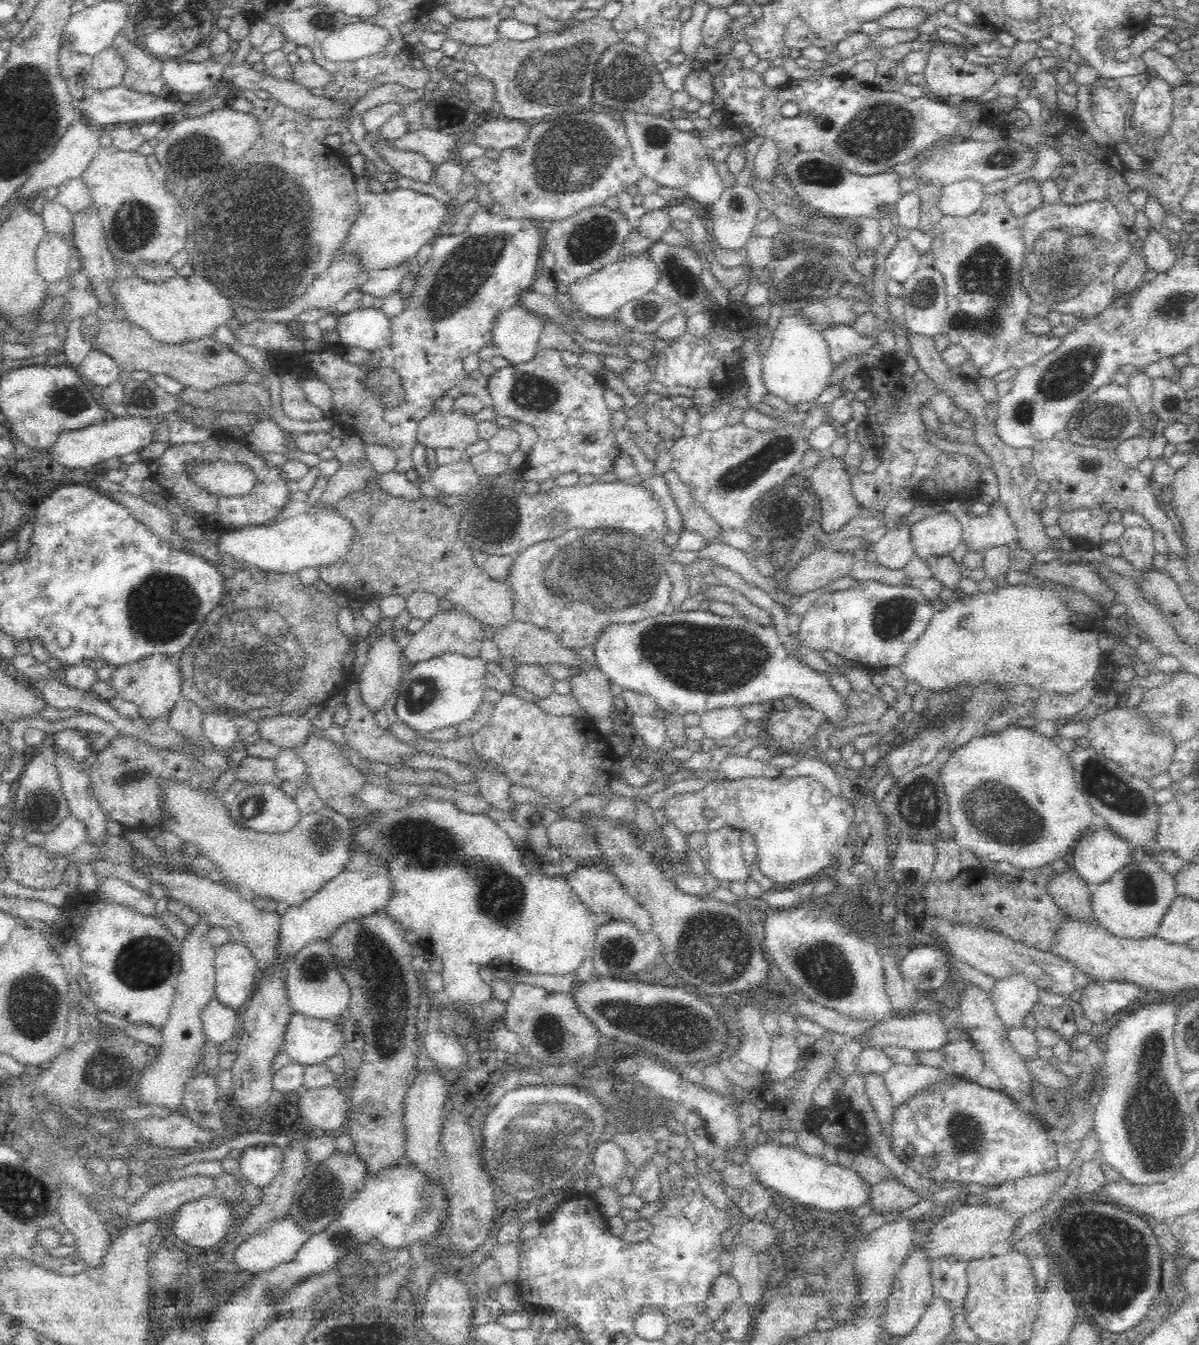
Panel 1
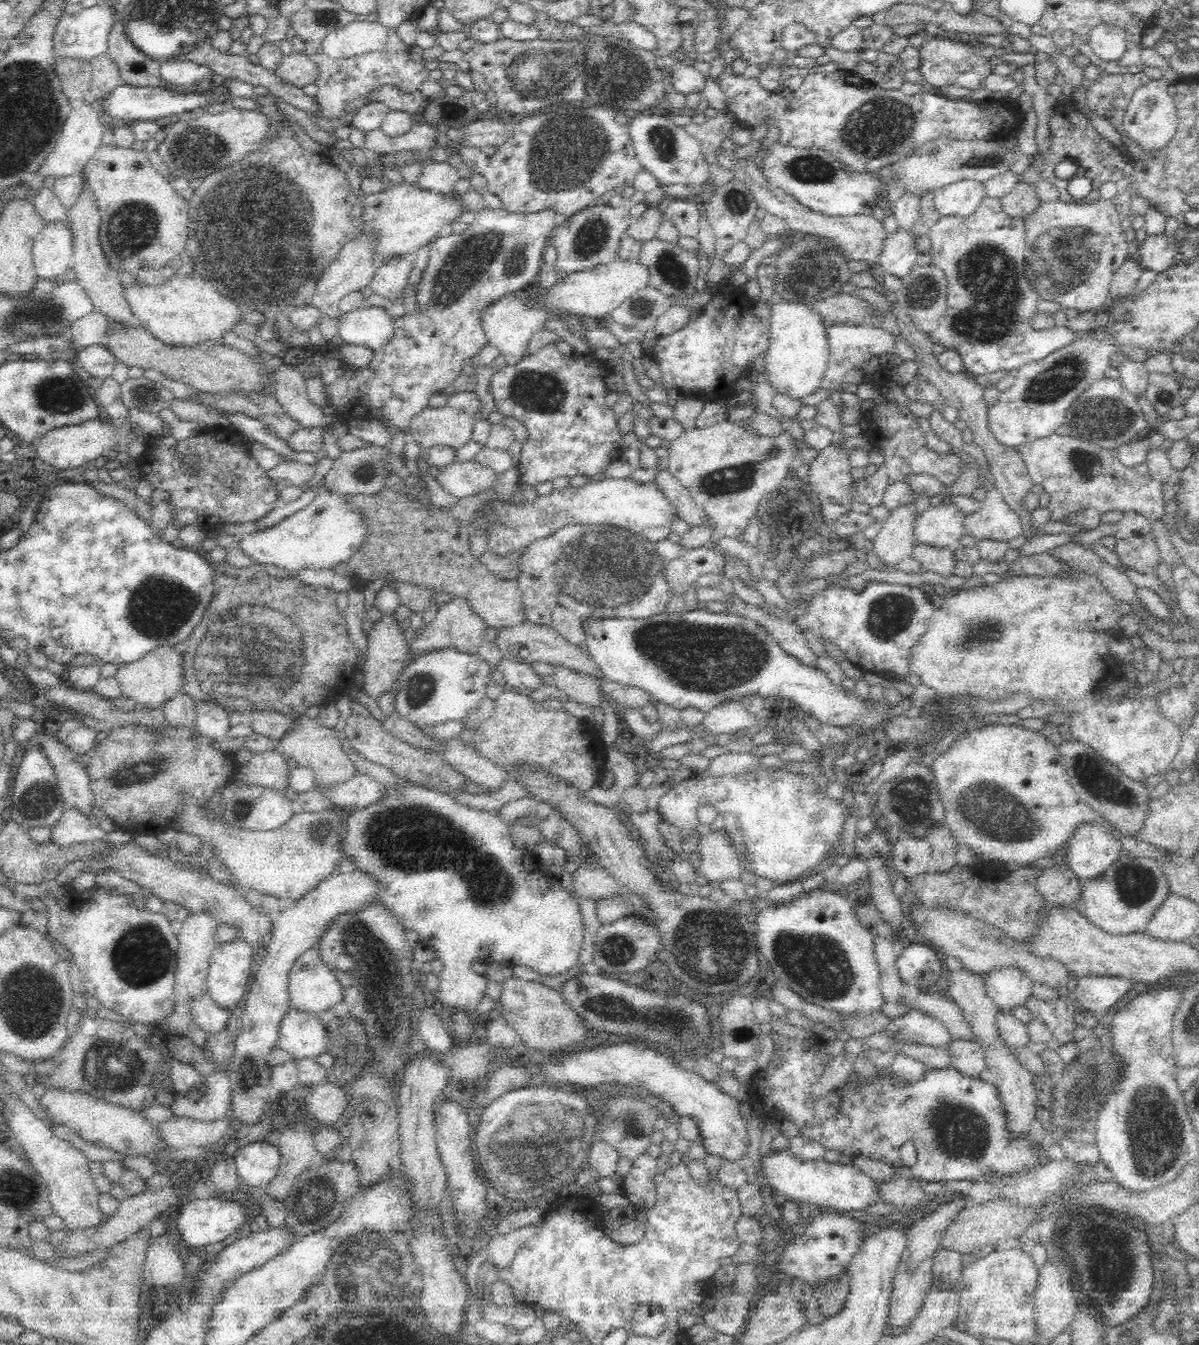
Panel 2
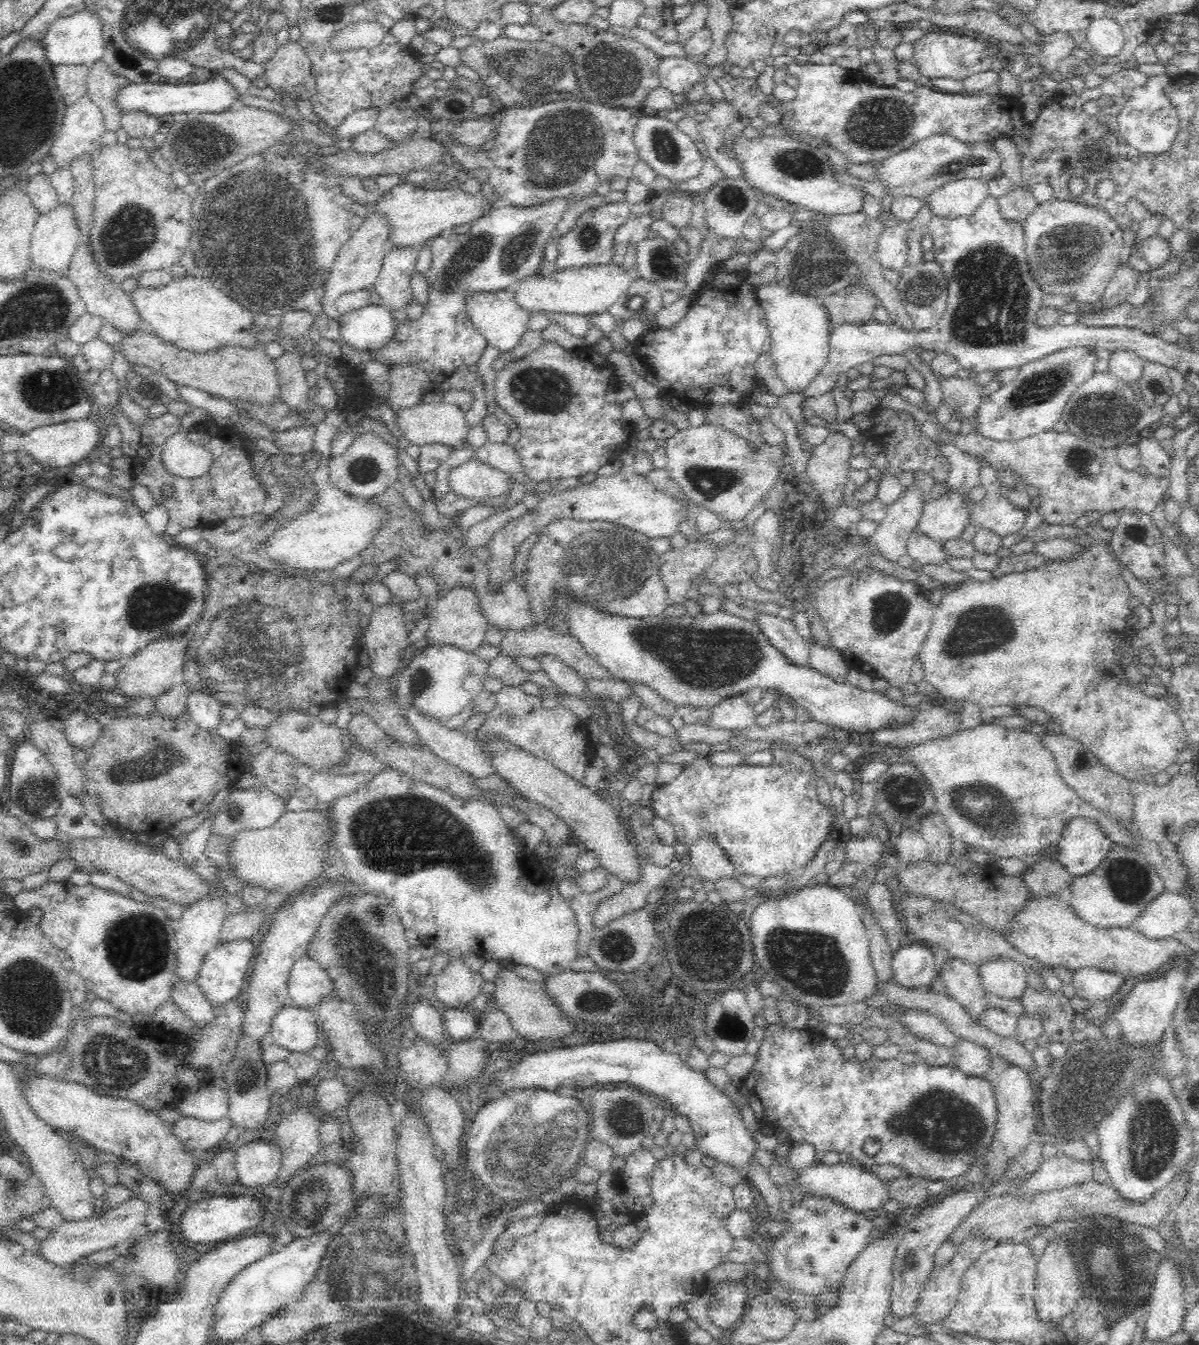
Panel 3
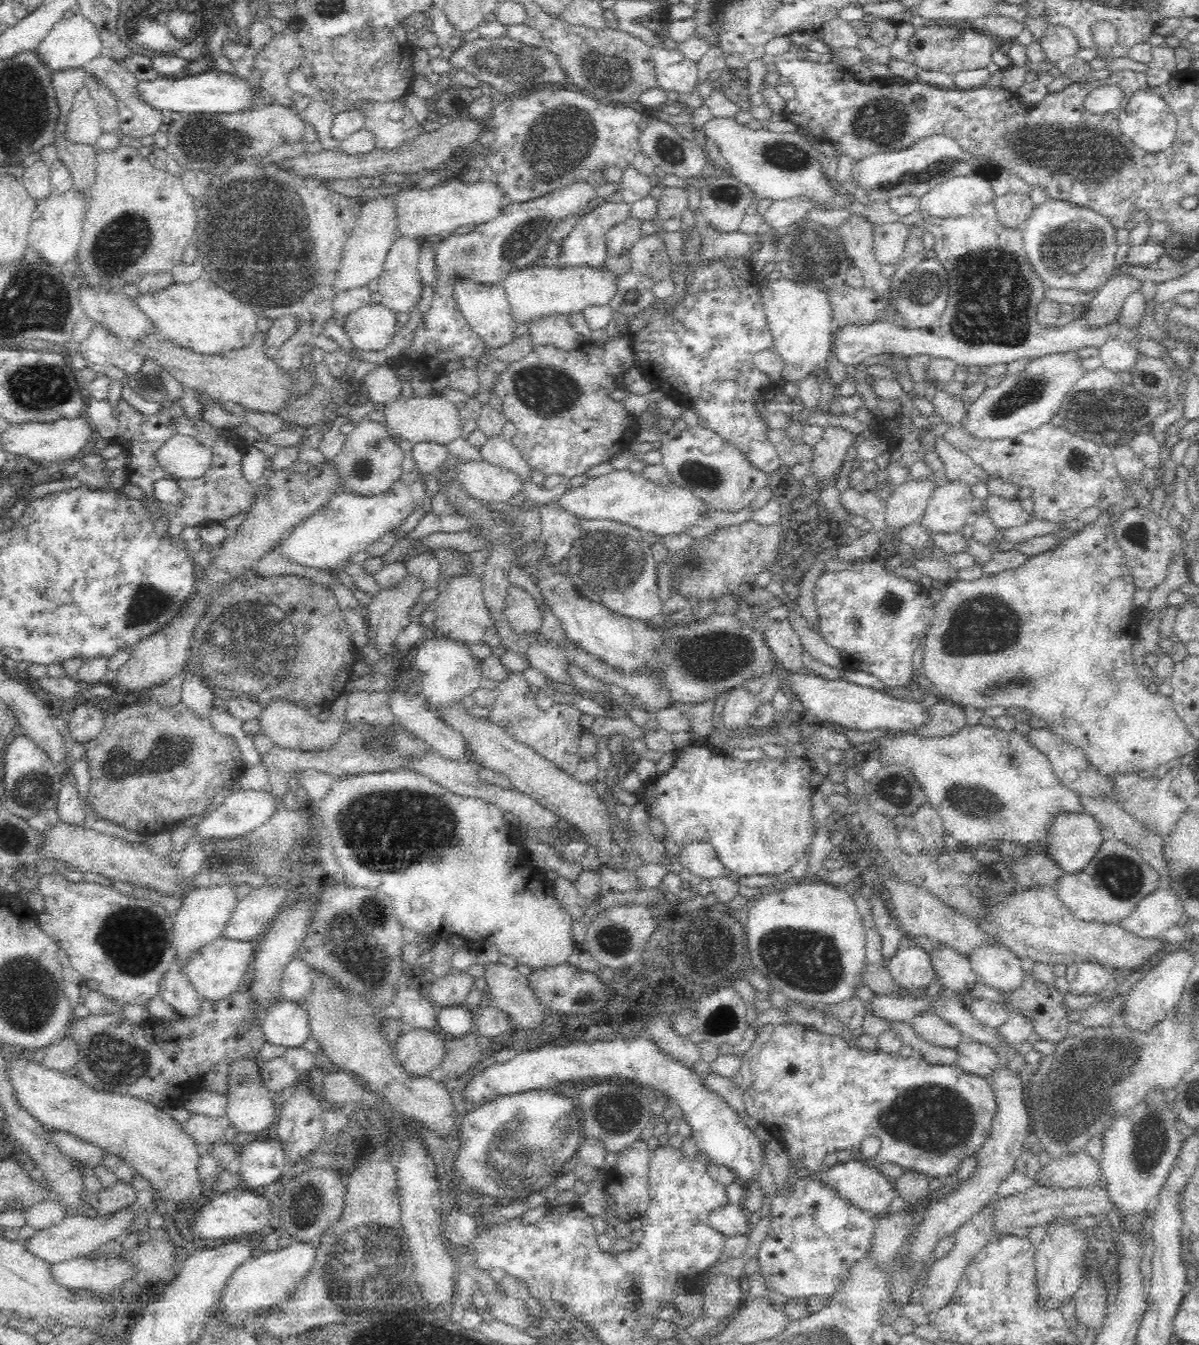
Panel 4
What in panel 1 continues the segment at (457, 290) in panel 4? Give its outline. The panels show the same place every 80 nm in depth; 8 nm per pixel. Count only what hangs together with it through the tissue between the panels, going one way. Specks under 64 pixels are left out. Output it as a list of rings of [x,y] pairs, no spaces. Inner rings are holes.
[[[510,301],[499,310],[491,325],[491,344],[496,355],[510,364],[524,364],[539,352],[537,342],[547,320],[528,311],[517,301]]]

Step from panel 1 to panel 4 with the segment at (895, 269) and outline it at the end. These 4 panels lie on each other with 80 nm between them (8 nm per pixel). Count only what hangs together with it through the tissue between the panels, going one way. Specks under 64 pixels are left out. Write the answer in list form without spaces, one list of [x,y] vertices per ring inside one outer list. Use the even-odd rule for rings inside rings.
[[[902,222],[874,224],[873,254],[880,266],[893,265],[903,254],[910,227]]]

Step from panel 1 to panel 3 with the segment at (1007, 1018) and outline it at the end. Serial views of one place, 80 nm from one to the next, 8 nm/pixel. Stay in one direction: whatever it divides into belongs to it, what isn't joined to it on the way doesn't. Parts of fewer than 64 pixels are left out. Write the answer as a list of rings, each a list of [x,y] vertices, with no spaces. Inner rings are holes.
[[[1004,955],[990,957],[977,968],[977,971],[981,985],[987,993],[1000,995],[1007,1000],[1018,1000],[1028,985],[1028,972],[1024,965]]]

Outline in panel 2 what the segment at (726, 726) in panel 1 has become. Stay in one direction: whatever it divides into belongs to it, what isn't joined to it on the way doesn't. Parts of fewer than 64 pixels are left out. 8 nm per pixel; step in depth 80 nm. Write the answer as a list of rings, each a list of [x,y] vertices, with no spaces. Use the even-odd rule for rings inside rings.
[[[732,700],[712,708],[704,716],[704,729],[712,734],[732,736],[743,730],[750,730],[760,725],[761,719],[751,714],[741,700]]]

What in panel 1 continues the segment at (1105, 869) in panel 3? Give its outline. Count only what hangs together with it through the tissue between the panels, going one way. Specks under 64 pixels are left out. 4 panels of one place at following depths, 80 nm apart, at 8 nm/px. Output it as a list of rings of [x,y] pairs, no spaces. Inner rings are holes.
[[[1135,860],[1130,861],[1128,864],[1125,864],[1123,868],[1120,868],[1120,871],[1116,871],[1113,874],[1113,879],[1110,881],[1102,881],[1100,884],[1093,885],[1090,883],[1087,883],[1088,890],[1090,891],[1089,901],[1090,901],[1090,908],[1091,908],[1091,918],[1095,920],[1096,924],[1100,925],[1104,930],[1108,931],[1110,934],[1113,934],[1114,936],[1119,937],[1152,937],[1155,936],[1155,928],[1158,926],[1158,923],[1160,922],[1160,919],[1162,918],[1162,915],[1166,912],[1166,909],[1168,906],[1170,906],[1170,903],[1178,896],[1175,891],[1174,886],[1174,879],[1173,875],[1168,873],[1167,871],[1164,871],[1160,864],[1154,861],[1148,861],[1148,862],[1138,862]]]

